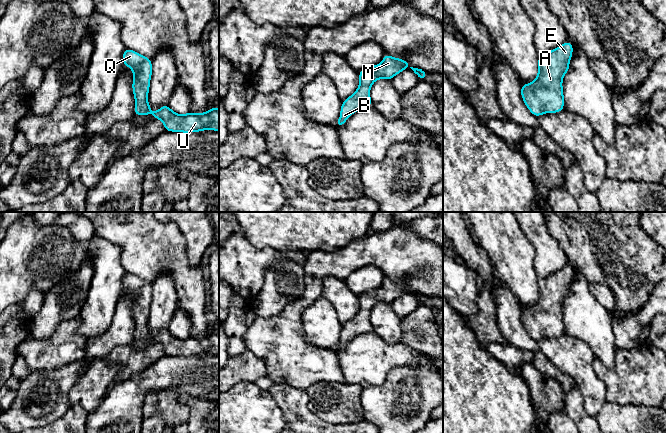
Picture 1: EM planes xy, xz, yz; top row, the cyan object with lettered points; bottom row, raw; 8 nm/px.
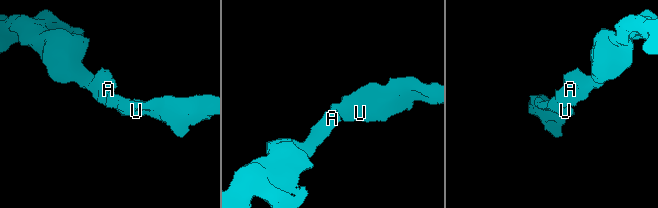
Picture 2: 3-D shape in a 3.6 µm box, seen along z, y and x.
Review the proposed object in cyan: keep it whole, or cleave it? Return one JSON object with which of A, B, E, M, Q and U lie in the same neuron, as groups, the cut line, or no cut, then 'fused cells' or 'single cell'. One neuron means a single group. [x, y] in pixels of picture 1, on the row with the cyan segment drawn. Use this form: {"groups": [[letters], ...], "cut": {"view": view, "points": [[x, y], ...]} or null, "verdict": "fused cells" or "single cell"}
{"groups": [["A", "B", "E", "M", "Q", "U"]], "cut": null, "verdict": "single cell"}

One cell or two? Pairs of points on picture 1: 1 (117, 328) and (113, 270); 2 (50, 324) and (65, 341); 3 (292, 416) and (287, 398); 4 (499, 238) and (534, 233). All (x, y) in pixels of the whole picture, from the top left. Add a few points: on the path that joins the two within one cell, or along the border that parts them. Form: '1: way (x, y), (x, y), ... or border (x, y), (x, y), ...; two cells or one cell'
1: border (123, 289), (111, 325), (107, 329); two cells
2: border (75, 317), (62, 321), (48, 339), (32, 336); two cells
3: way (292, 412), (291, 402); one cell
4: border (517, 222), (523, 234), (534, 248), (535, 255); two cells

